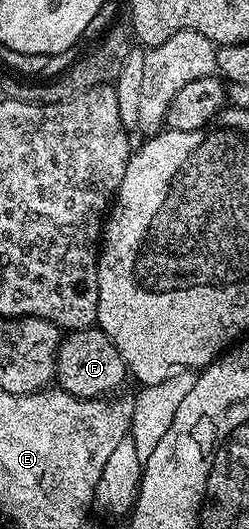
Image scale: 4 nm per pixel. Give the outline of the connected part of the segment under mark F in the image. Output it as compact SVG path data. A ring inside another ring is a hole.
M99 326L69 331L61 338L56 351L55 382L59 390L68 391L79 399L99 399L119 392L126 380L126 368L114 341Z

